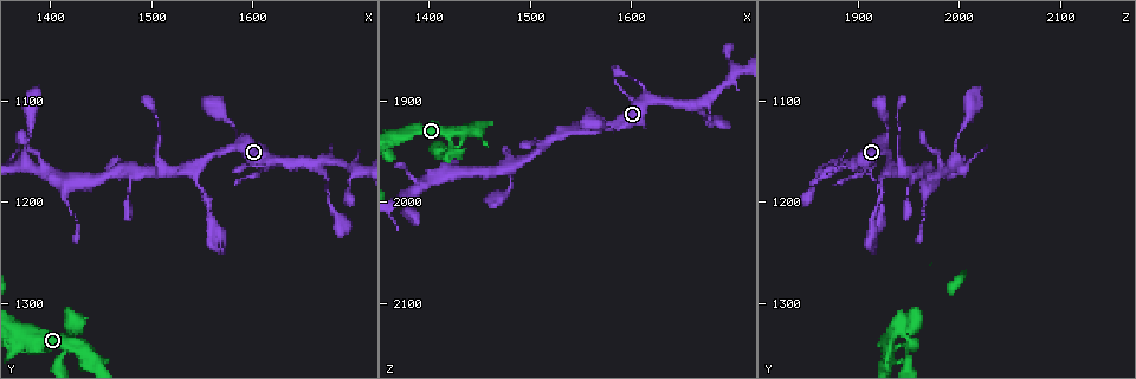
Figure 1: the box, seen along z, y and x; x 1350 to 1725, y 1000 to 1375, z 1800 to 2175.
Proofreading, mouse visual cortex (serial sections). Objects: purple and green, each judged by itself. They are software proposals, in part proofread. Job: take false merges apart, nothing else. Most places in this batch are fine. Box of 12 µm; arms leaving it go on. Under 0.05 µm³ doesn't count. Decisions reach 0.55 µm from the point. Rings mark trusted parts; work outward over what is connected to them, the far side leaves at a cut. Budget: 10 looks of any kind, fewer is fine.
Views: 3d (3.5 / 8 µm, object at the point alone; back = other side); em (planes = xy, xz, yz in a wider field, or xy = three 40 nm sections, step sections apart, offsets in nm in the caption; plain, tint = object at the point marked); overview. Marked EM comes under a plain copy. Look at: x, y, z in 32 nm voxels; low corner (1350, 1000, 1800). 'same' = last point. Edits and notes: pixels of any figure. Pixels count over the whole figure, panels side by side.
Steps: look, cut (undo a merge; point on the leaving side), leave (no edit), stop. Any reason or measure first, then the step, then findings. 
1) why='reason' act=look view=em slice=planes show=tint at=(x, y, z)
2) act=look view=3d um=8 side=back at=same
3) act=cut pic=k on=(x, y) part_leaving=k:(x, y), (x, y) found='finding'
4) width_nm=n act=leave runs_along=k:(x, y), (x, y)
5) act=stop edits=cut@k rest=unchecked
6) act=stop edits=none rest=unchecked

why='a narrow waist' act=look view=3d um=8 side=back at=(1434, 1344, 1934)

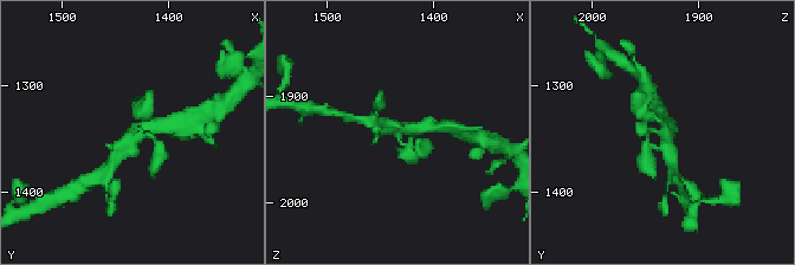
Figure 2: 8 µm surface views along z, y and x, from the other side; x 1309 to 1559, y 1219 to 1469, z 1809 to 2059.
why='now the EM' act=look view=em slice=xy step=3 show=tint at=(1434, 1346, 1932)

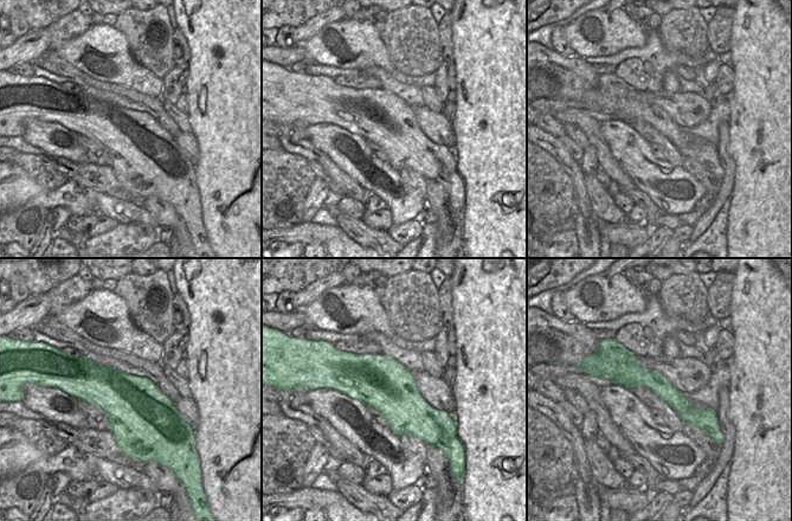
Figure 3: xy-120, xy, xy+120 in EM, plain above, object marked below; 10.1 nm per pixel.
act=leave runs_along=3:(612, 375), (646, 377), (687, 412), (704, 412) found='one cell here'

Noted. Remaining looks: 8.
why='three-way junction' act=look view=3d um=8 at=(1662, 1162, 1904)

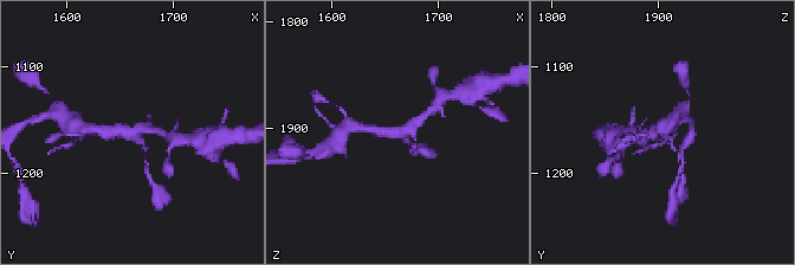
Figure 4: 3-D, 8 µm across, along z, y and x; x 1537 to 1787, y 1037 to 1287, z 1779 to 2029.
act=look view=3d um=3.5 at=(1662, 1160, 1904)

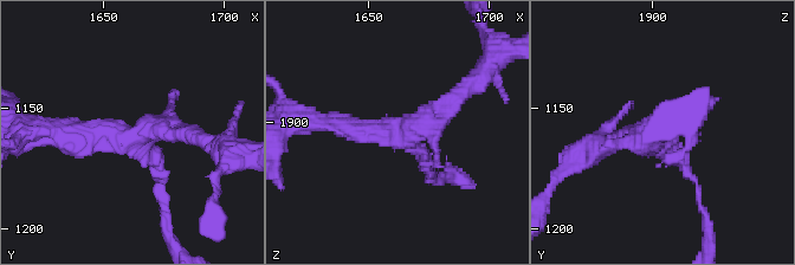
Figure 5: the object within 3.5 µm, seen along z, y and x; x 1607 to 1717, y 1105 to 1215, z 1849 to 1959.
why='shape alone is not enough' act=look view=em slice=xy step=5 show=tint at=(1664, 1162, 1904)

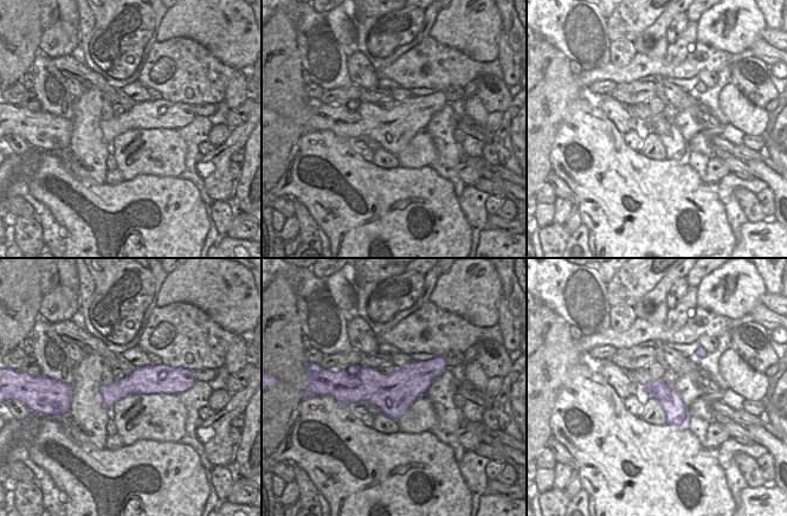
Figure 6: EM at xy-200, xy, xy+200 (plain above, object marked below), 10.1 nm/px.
act=leave runs_along=6:(176, 385), (128, 385), (103, 392) found='one cell here'

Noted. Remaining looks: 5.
why='a fork' act=look view=3d um=8 at=(1538, 1164, 1932)

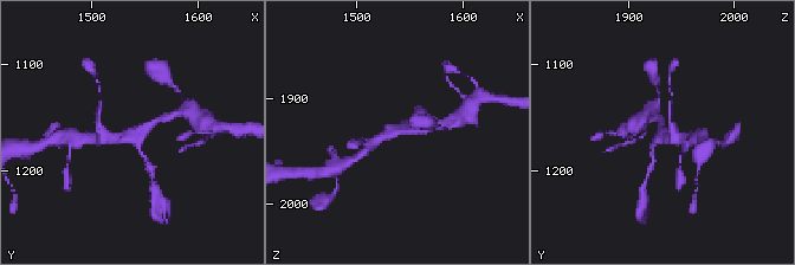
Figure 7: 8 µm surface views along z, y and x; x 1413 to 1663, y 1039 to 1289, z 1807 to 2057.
act=look view=3d um=3.5 at=(1540, 1164, 1930)

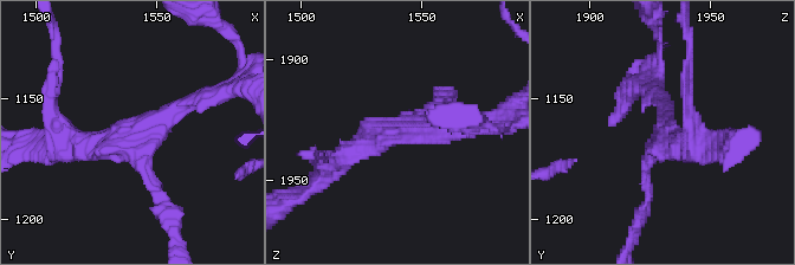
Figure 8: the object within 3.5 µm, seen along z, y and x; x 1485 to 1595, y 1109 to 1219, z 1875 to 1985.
arm_widths_nm=150,200,300 act=leave found='one cell here'

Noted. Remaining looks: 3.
why='abrupt turn' act=look view=3d um=3.5 at=(1478, 1168, 1968)

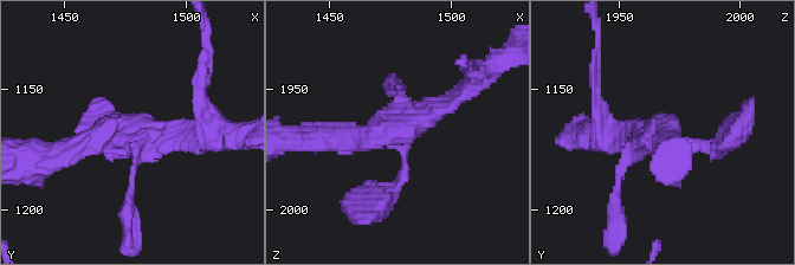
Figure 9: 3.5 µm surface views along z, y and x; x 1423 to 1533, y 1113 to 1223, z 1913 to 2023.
act=look view=em slice=xy step=5 show=tint at=(1479, 1168, 1968)

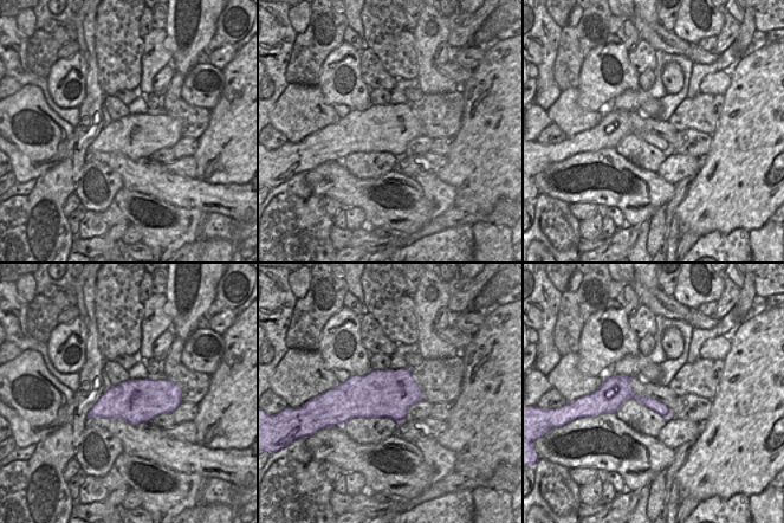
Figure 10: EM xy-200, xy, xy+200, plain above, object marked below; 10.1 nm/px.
why='another direction' act=look view=em slice=xy step=3 show=tint at=same

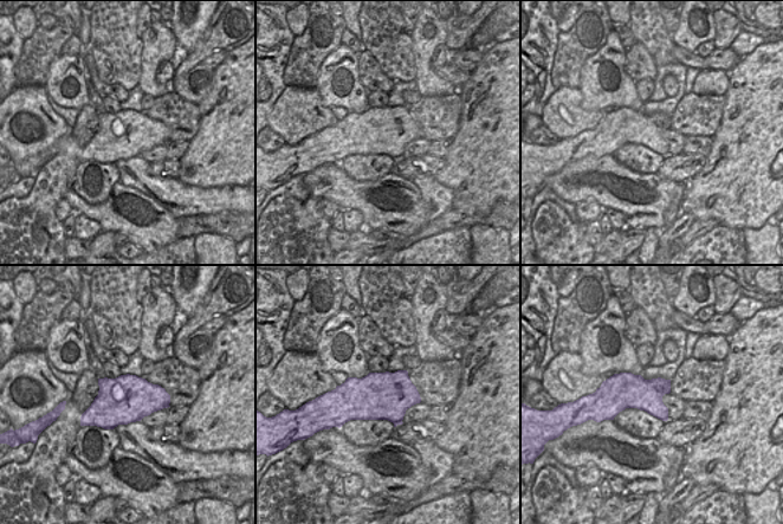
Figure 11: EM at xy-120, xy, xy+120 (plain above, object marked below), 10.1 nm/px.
act=leave runs_along=9:(466, 90), (383, 135), (322, 139) found='continuous, no second cell'

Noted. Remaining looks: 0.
act=stop edits=none rest=unchecked

